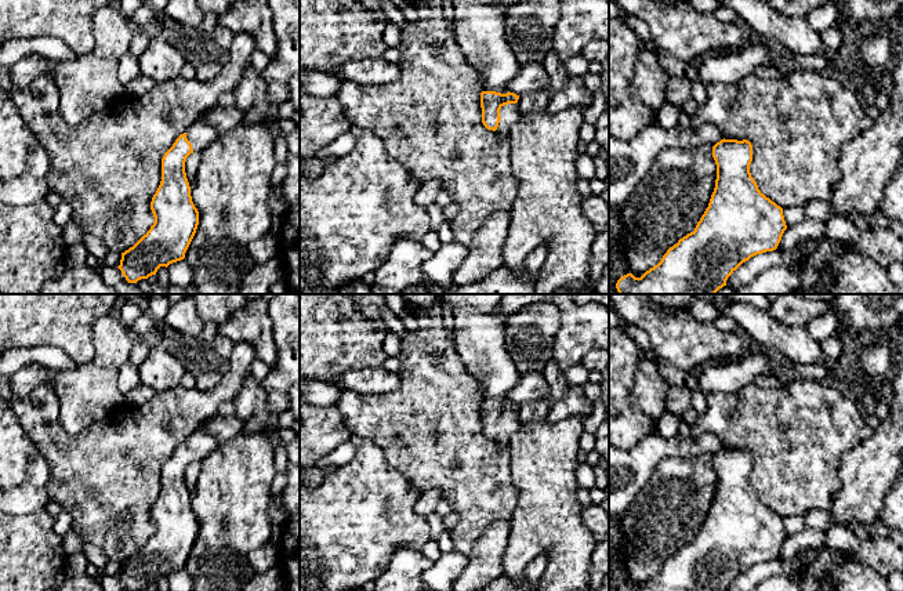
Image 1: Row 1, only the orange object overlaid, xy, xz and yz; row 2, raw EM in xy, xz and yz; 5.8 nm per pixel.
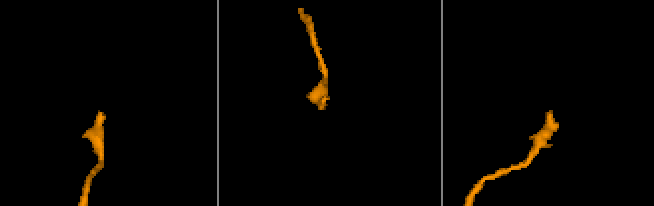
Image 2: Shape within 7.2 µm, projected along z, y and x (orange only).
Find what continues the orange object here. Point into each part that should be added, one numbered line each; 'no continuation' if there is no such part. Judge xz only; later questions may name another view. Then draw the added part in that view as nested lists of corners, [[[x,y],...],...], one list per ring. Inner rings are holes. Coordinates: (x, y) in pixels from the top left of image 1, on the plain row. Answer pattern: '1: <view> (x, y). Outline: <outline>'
1: xz (510, 424). Outline: [[[508,413],[508,414],[501,416],[500,427],[501,427],[501,429],[500,429],[498,436],[497,436],[496,440],[500,445],[501,450],[507,452],[512,435],[521,427],[521,423],[518,420],[516,413]]]

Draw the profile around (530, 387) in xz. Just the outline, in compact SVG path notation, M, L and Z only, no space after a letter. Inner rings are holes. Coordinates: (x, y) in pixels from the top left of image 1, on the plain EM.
M543 371L521 373L515 385L507 394L509 402L516 405L540 402L550 396L550 387Z

